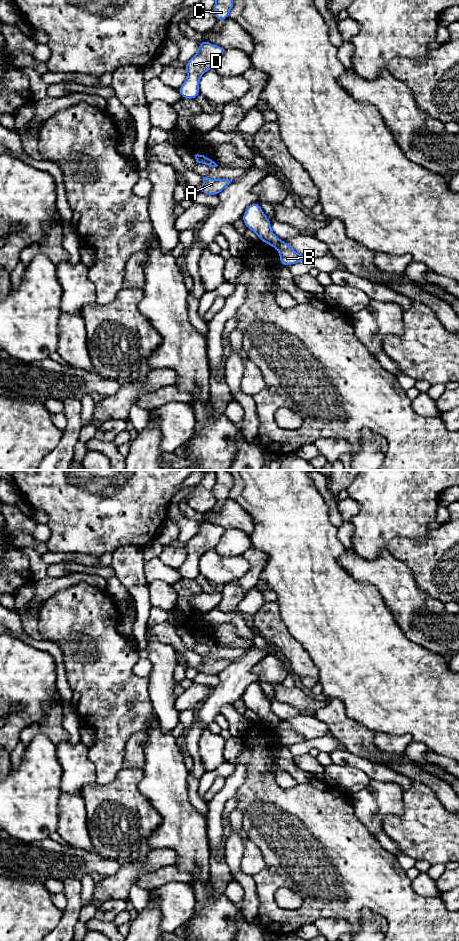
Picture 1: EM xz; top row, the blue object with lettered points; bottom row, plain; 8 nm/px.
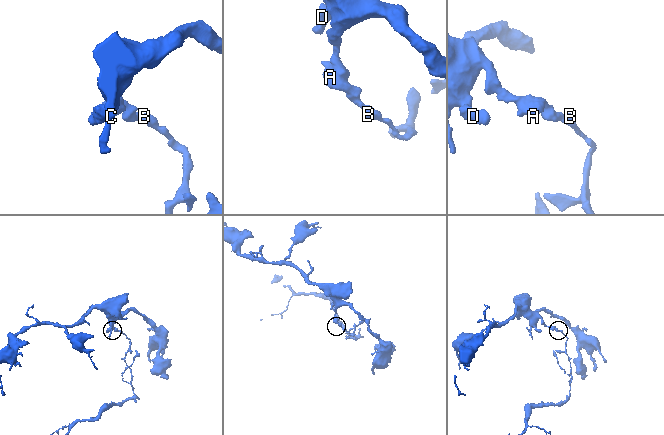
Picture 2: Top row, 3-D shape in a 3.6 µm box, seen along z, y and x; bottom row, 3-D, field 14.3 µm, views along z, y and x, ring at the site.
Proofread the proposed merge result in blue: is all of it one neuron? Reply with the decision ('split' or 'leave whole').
split

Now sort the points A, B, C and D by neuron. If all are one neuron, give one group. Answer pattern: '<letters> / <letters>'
A C D / B

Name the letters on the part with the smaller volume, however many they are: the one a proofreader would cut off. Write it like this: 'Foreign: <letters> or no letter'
Foreign: B

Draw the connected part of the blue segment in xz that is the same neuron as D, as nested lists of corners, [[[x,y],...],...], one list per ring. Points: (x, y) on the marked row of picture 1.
[[[205,40],[201,41],[197,53],[184,67],[187,71],[187,78],[178,89],[182,98],[196,99],[196,97],[200,94],[198,85],[201,76],[207,70],[215,68],[224,52],[225,49],[221,46],[211,44]]]

